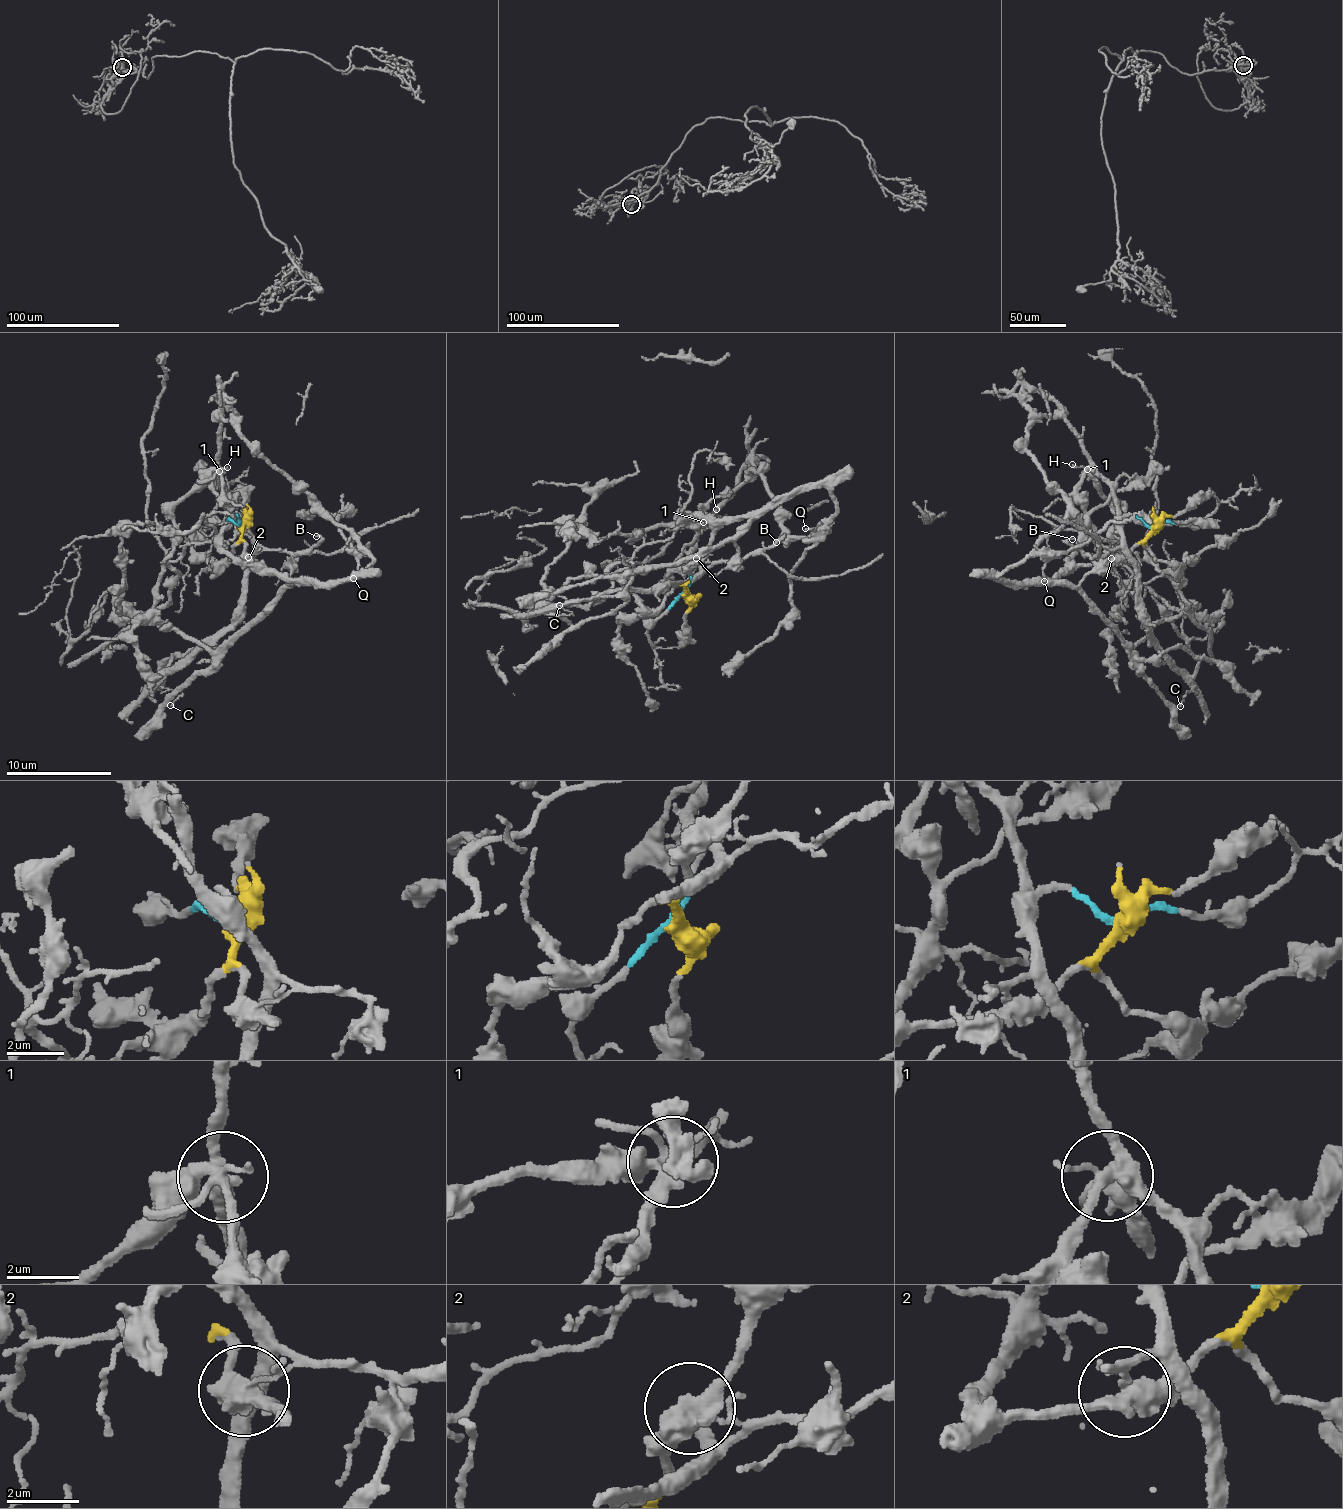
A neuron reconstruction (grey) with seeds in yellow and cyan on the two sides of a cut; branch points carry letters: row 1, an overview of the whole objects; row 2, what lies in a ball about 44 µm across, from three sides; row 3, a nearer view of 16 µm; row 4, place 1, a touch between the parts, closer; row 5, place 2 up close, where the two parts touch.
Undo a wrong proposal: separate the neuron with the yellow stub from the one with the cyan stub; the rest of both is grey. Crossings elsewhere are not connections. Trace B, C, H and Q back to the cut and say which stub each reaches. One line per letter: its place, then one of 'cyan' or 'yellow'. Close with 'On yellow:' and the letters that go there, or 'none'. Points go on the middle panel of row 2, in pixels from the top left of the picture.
B: (776, 542) | cyan
C: (559, 605) | cyan
H: (716, 509) | cyan
Q: (805, 528) | yellow
On yellow: Q

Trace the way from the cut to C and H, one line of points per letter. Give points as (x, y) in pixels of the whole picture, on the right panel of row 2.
C: (1154, 526), (1132, 515), (1122, 521), (1121, 532), (1136, 574), (1137, 608), (1189, 685), (1180, 707)
H: (1154, 526), (1134, 516), (1123, 516), (1109, 486), (1093, 473), (1071, 465)

